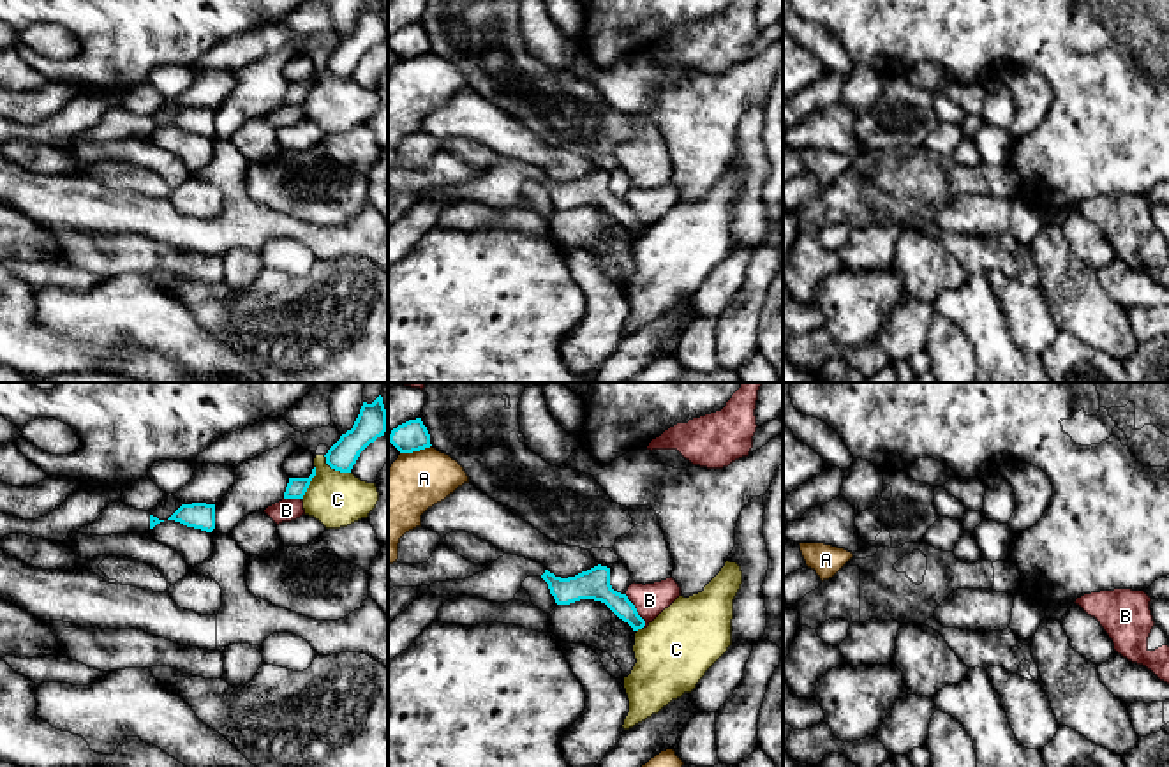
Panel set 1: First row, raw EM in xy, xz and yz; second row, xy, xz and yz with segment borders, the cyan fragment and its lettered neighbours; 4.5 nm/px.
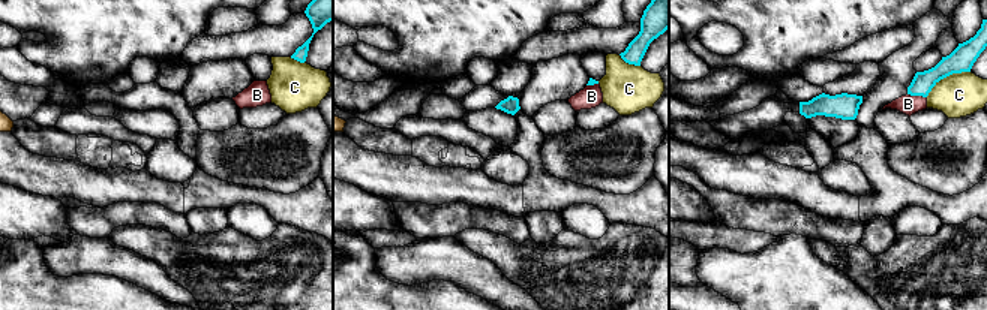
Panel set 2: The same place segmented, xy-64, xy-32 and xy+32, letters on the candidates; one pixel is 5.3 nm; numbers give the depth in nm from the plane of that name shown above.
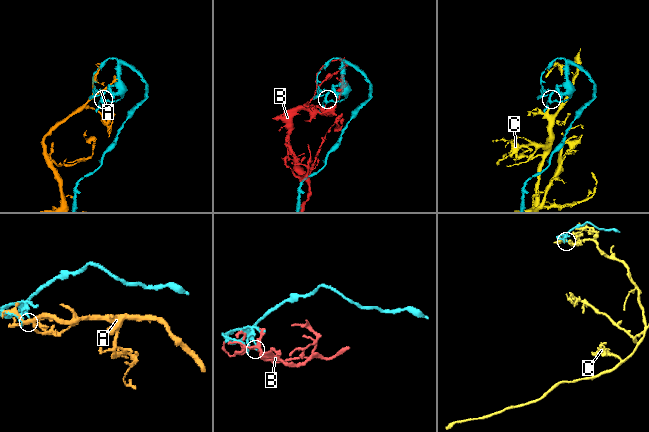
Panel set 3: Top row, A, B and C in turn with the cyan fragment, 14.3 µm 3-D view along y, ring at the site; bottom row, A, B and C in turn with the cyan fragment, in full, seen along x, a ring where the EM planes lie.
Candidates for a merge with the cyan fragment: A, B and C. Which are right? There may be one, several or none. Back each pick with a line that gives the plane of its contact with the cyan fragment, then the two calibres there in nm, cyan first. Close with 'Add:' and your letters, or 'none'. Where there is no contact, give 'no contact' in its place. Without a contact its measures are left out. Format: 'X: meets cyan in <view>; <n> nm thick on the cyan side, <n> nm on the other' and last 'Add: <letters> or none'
Add: none

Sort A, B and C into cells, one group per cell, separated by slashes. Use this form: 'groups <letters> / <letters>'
groups A / B / C

